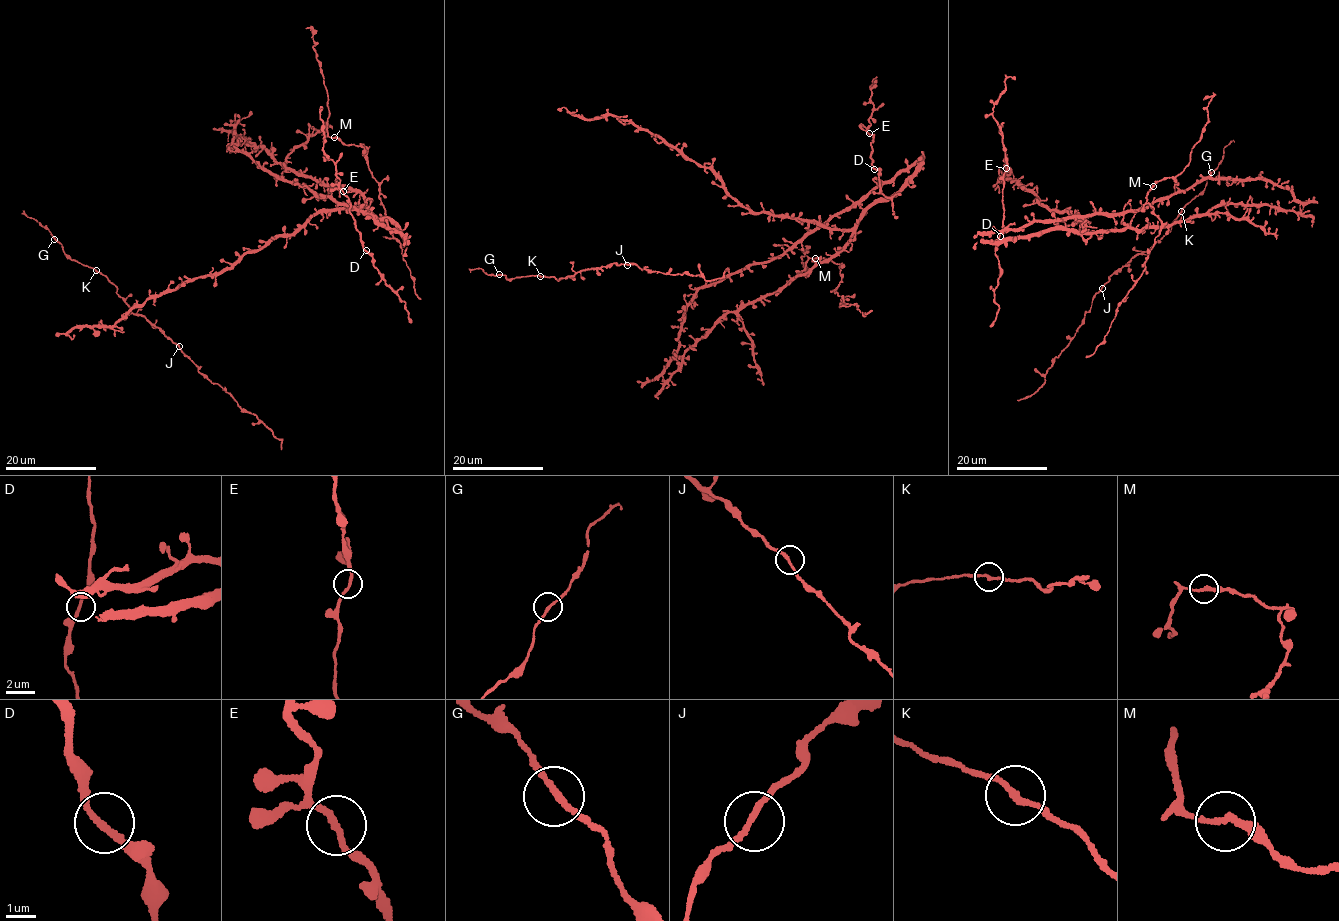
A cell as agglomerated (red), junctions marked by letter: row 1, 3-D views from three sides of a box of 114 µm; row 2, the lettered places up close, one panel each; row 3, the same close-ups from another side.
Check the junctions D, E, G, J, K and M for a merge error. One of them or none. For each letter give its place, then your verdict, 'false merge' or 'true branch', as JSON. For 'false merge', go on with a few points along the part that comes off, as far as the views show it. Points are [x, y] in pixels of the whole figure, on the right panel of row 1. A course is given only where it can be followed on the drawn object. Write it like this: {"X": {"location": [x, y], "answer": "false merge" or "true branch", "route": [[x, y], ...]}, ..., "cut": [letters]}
{"D": {"location": [1000, 236], "answer": "true branch"}, "E": {"location": [1006, 168], "answer": "true branch"}, "G": {"location": [1211, 172], "answer": "true branch"}, "J": {"location": [1102, 288], "answer": "true branch"}, "K": {"location": [1181, 211], "answer": "true branch"}, "M": {"location": [1153, 186], "answer": "true branch"}, "cut": []}

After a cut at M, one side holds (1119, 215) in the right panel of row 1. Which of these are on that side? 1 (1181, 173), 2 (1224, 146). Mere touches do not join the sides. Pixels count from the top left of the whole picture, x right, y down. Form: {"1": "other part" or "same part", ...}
{"1": "other part", "2": "same part"}

